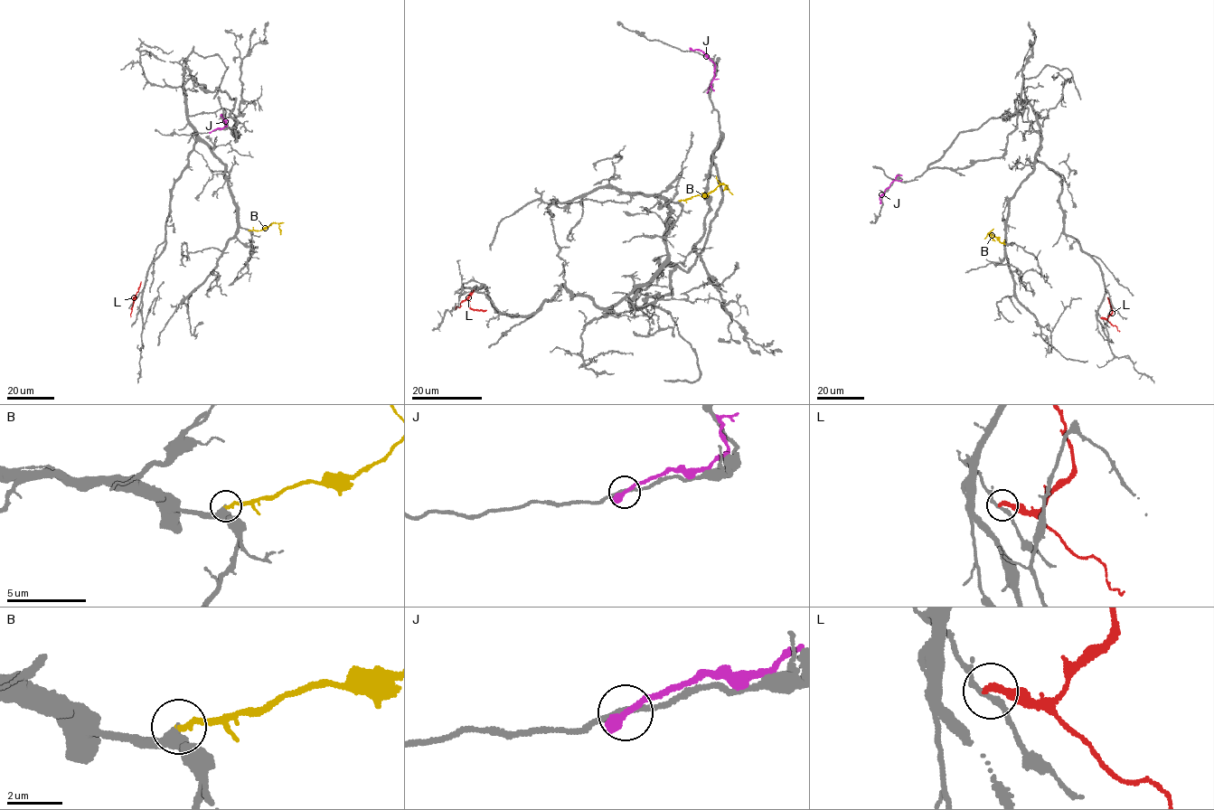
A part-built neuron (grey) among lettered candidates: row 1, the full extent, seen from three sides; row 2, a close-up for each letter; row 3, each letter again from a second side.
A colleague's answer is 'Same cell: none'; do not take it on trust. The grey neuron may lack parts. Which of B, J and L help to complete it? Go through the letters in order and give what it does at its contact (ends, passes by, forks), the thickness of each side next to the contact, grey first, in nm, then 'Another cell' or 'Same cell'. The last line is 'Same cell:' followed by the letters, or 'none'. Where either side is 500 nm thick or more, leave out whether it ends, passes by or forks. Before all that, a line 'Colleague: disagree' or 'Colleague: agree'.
Colleague: disagree
B: It ends there. Thickness 400 nm (grey) against 220 nm. Same cell
J: It ends there. Thickness 200 nm (grey) against 420 nm. Another cell
L: It ends there. Thickness 190 nm (grey) against 280 nm. Another cell
Same cell: B

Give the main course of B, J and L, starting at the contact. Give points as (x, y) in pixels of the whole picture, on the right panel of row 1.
B: (1004, 244), (987, 233), (995, 240)
J: (880, 201), (880, 196), (896, 175), (901, 175)
L: (1101, 317), (1107, 317), (1112, 312), (1107, 297)

